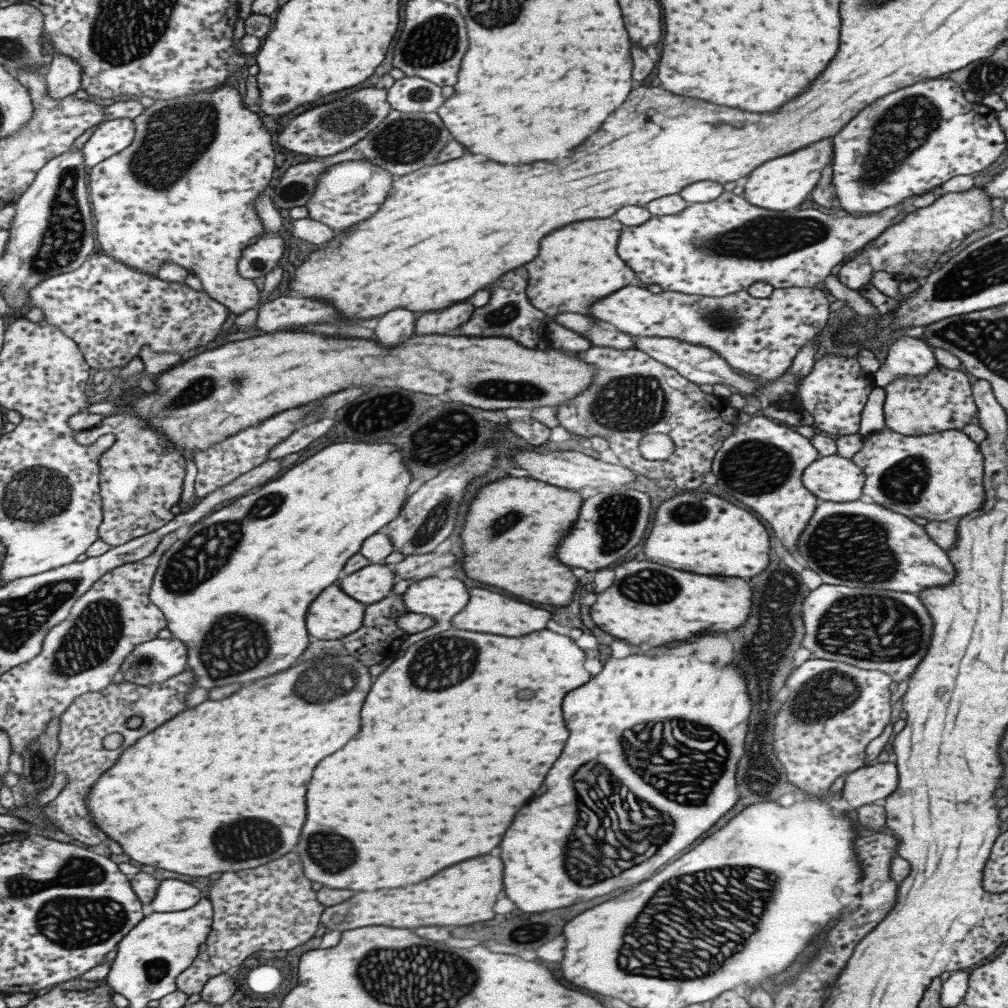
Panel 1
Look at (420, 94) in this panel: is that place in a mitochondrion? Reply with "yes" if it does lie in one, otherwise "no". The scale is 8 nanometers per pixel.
yes

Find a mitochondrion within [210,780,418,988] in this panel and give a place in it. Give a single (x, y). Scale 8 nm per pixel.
(331, 851)

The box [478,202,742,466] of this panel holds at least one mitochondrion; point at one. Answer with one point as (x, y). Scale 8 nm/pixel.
(633, 403)

